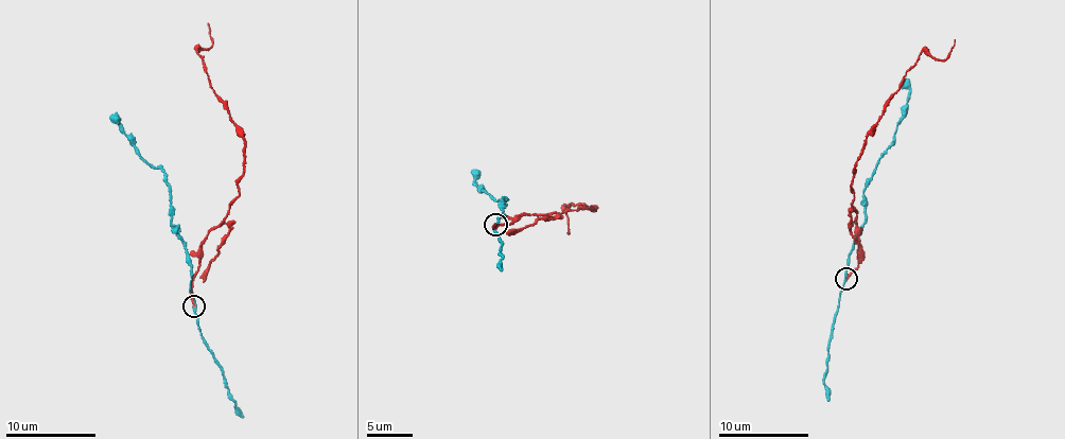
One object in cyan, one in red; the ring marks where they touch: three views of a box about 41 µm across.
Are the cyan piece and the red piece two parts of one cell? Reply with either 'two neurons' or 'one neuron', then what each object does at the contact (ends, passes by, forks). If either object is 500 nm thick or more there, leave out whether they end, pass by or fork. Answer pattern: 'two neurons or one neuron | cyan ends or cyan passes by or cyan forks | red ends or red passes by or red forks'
two neurons | cyan passes by | red ends

